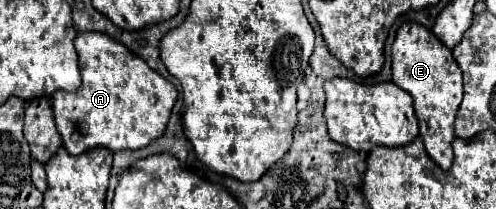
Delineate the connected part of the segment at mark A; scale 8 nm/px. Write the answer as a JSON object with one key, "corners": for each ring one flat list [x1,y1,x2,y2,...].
{"corners":[[79,34,75,50,83,82,79,90,55,92,51,98,55,124,69,154,83,154,91,148,107,148,111,152,135,150,161,138,177,100,175,86,131,54,121,42,105,34]]}

